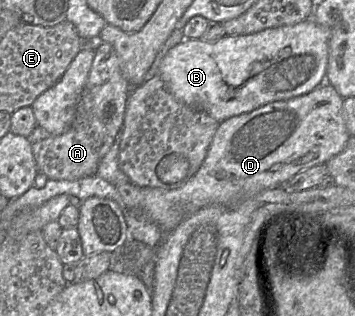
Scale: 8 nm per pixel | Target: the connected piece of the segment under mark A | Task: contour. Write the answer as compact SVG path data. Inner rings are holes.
M102 43L82 90L71 127L61 135L52 135L36 125L27 137L39 178L45 180L78 180L96 175L100 161L113 145L122 129L125 106L131 87L124 78L117 54L109 43Z

